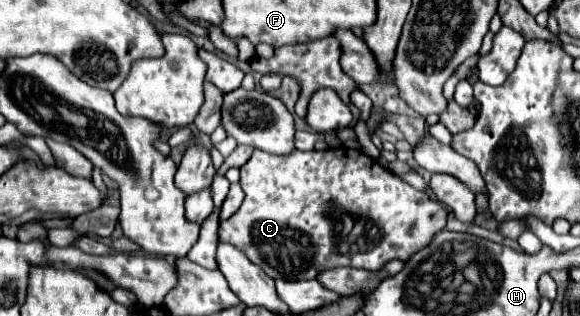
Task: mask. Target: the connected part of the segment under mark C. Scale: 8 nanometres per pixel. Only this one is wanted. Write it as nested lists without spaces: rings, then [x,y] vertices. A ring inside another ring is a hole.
[[[347,147],[325,151],[295,149],[289,157],[255,149],[251,159],[241,167],[239,185],[245,199],[235,215],[219,223],[219,239],[239,247],[271,279],[315,279],[319,271],[333,267],[377,271],[391,259],[407,261],[413,253],[427,247],[431,237],[445,229],[447,221],[447,213],[439,201],[401,181],[363,151]]]

